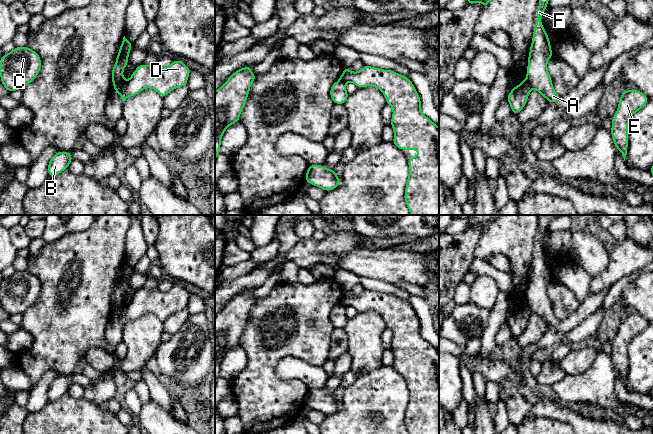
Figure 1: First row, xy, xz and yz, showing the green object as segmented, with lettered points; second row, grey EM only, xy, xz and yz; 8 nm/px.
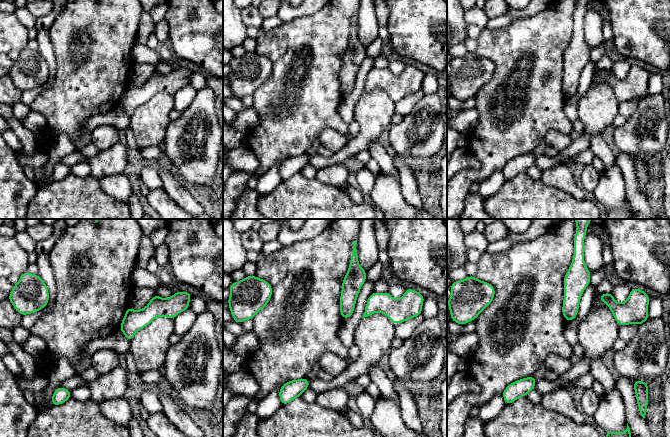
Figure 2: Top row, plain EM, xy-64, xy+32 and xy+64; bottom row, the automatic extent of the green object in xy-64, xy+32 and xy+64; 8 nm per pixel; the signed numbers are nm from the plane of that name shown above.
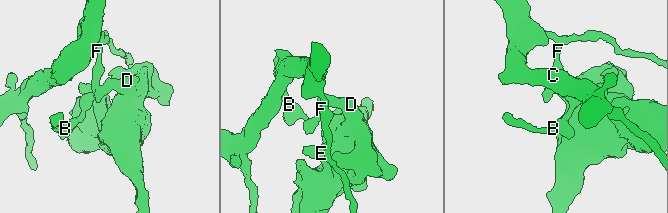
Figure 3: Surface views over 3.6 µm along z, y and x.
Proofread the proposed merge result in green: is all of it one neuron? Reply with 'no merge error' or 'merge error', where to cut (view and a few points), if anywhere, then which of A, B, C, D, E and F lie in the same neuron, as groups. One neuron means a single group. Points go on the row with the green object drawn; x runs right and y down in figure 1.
merge error | xy (123, 78), (114, 87) | A B C F / D E

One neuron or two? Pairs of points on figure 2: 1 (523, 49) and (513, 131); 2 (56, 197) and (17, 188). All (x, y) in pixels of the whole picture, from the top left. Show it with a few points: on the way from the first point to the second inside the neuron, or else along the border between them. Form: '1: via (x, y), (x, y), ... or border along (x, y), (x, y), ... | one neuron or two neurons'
1: via (526, 69), (527, 83), (530, 87), (523, 111) | one neuron
2: border along (38, 186), (26, 208) | two neurons

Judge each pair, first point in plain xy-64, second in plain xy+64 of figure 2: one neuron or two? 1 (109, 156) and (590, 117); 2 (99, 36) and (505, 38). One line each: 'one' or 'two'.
1: two
2: one

